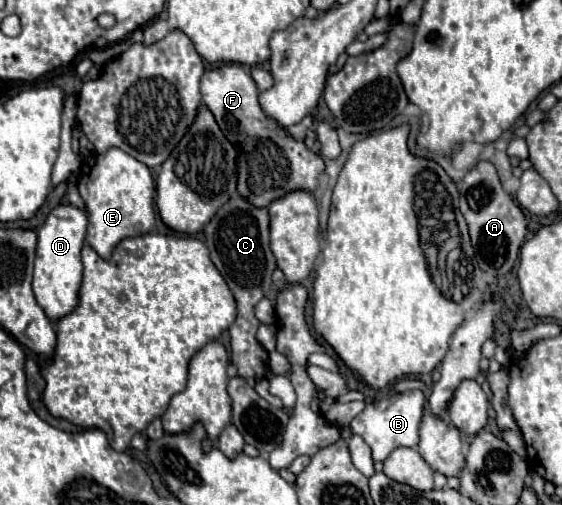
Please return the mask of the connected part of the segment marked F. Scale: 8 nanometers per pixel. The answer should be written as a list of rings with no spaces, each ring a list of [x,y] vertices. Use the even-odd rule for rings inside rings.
[[[223,63],[205,71],[201,77],[201,93],[203,103],[209,107],[209,111],[213,111],[217,125],[221,131],[225,131],[225,137],[229,137],[229,141],[239,149],[237,193],[243,199],[249,199],[249,203],[255,207],[267,207],[275,199],[289,195],[289,191],[317,191],[319,175],[325,173],[321,155],[305,147],[303,141],[293,139],[287,129],[281,131],[281,127],[277,127],[277,123],[273,123],[273,119],[261,111],[257,85],[241,65]]]

